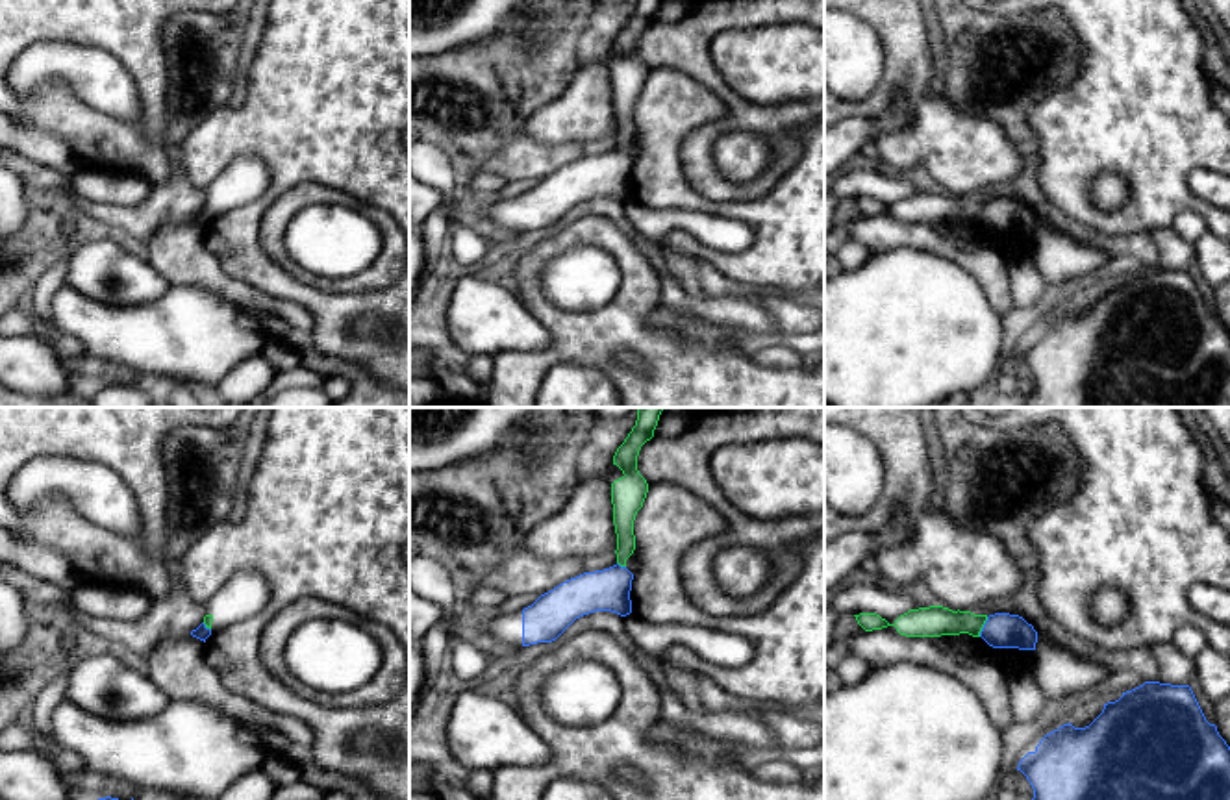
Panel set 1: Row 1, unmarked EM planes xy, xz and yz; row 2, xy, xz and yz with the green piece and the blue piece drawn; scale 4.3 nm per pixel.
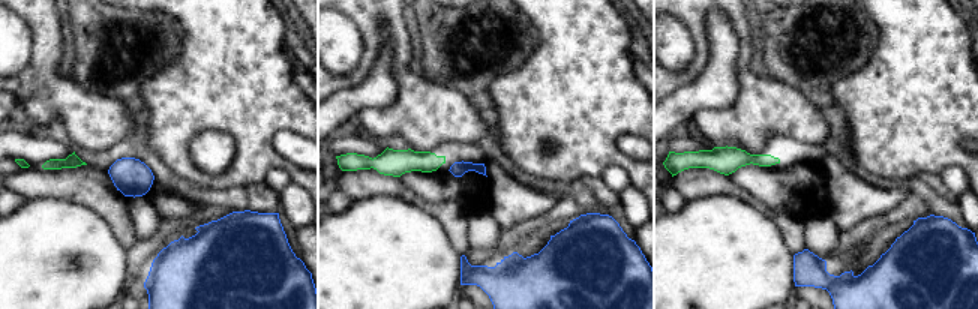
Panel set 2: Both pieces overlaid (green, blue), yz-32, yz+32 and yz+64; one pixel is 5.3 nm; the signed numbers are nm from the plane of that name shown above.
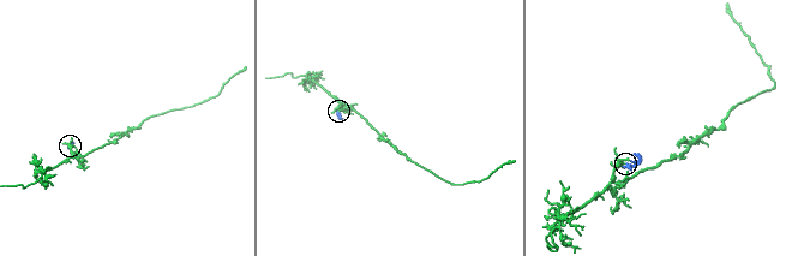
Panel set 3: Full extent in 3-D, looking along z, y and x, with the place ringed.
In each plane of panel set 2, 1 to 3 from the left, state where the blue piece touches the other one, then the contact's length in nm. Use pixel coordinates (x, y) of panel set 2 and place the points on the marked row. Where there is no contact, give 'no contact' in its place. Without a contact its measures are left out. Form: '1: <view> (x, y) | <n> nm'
1: no contact
2: no contact
3: no contact

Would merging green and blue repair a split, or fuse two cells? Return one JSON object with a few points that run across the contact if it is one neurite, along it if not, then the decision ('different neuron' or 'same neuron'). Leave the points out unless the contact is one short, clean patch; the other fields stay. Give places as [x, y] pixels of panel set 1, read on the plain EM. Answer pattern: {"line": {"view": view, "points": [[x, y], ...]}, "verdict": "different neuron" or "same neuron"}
{"line": {"view": "yz", "points": [[988, 202], [978, 221]]}, "verdict": "different neuron"}

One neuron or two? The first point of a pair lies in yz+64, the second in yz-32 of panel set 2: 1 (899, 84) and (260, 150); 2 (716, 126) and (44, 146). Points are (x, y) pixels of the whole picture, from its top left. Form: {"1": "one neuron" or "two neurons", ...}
{"1": "one neuron", "2": "two neurons"}

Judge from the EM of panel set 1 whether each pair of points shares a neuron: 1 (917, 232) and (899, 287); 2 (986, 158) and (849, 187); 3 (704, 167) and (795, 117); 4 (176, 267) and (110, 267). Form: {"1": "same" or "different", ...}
{"1": "different", "2": "different", "3": "same", "4": "different"}

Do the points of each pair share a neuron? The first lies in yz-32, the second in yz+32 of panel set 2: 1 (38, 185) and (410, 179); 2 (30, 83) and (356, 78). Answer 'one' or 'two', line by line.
1: two
2: one

